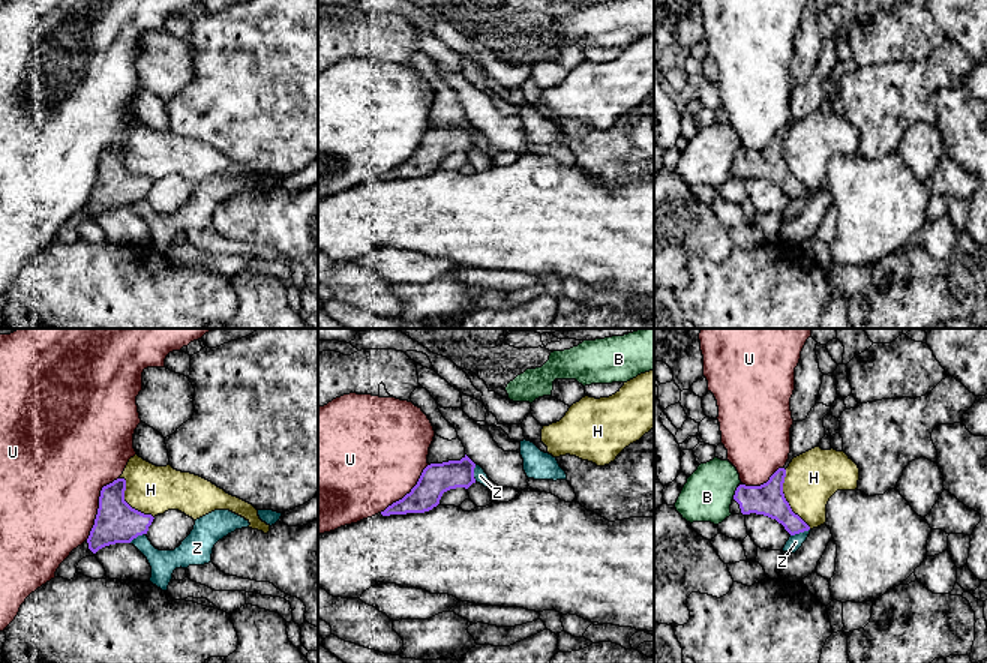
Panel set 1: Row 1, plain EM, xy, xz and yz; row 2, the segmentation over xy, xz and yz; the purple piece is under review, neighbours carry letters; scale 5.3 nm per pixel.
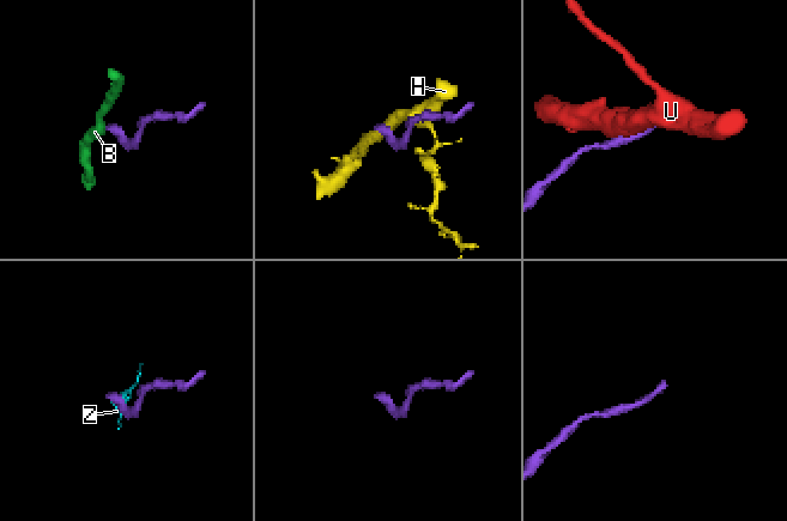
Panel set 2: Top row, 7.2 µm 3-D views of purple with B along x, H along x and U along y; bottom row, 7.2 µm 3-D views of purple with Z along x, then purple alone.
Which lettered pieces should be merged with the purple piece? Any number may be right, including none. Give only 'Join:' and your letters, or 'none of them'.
Join: none of them

